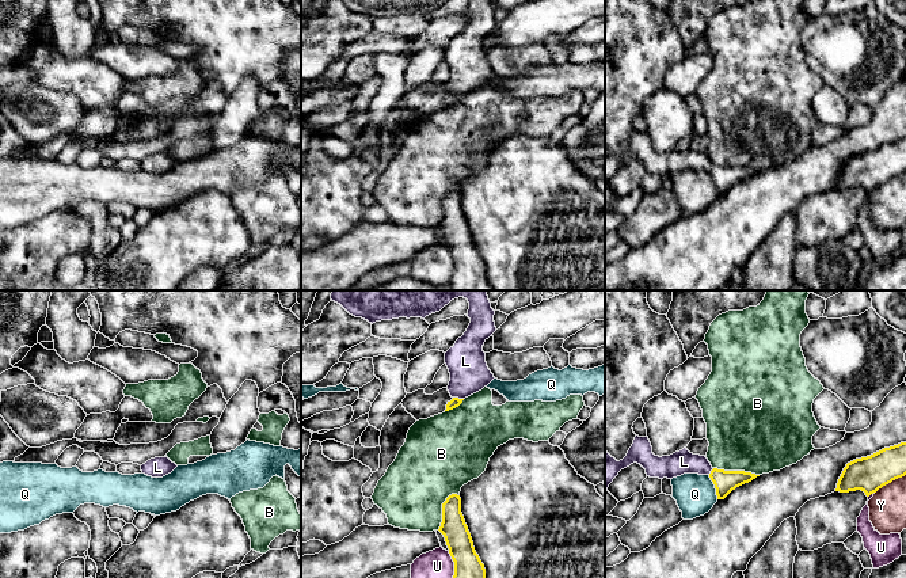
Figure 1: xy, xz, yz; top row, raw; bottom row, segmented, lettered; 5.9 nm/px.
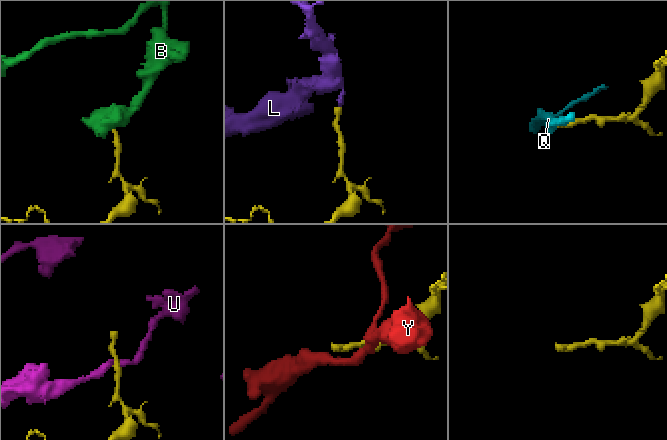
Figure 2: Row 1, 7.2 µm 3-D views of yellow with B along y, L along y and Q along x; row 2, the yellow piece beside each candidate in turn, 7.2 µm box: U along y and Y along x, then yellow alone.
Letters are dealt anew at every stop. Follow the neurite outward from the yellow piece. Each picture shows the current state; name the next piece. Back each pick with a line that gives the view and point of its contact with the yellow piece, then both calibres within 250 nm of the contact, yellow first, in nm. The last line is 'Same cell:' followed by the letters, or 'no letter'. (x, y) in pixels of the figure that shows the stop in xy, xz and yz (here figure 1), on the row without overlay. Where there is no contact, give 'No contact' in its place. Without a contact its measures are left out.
L: Touches yellow at xz (457, 94). Thickness 60 nm (yellow) against 220 nm
Same cell: L

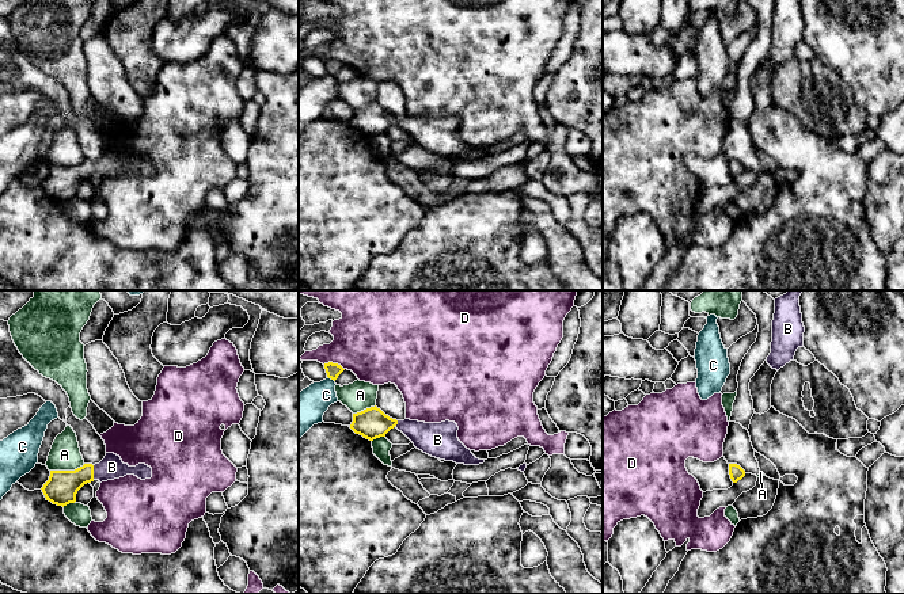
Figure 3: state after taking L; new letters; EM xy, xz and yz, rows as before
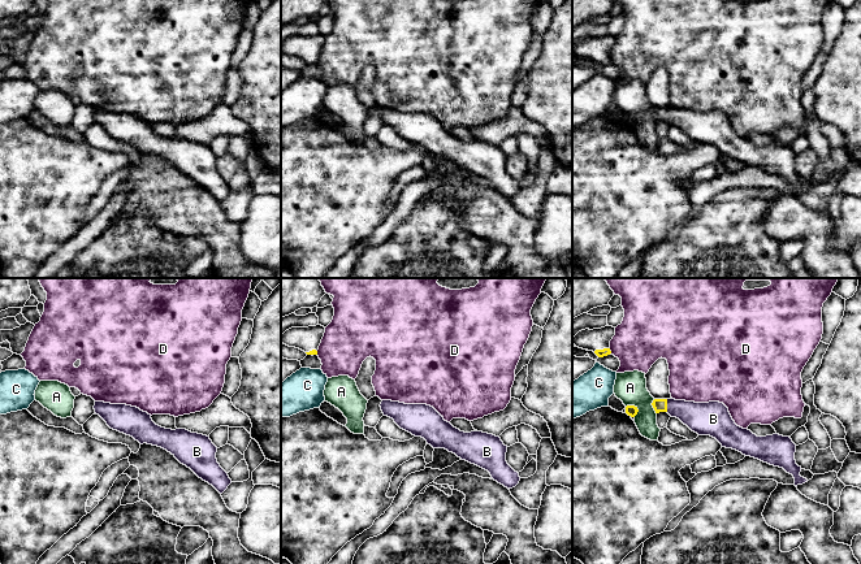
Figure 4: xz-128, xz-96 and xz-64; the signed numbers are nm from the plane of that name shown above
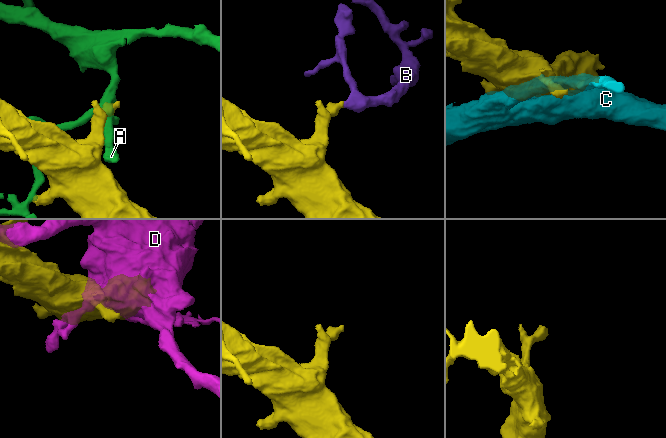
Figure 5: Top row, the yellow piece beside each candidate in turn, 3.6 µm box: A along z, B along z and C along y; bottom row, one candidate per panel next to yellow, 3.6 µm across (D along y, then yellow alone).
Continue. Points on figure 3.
B: Touches yellow at xy (92, 168). Thickness 190 nm (yellow) against 140 nm
Same cell: B

